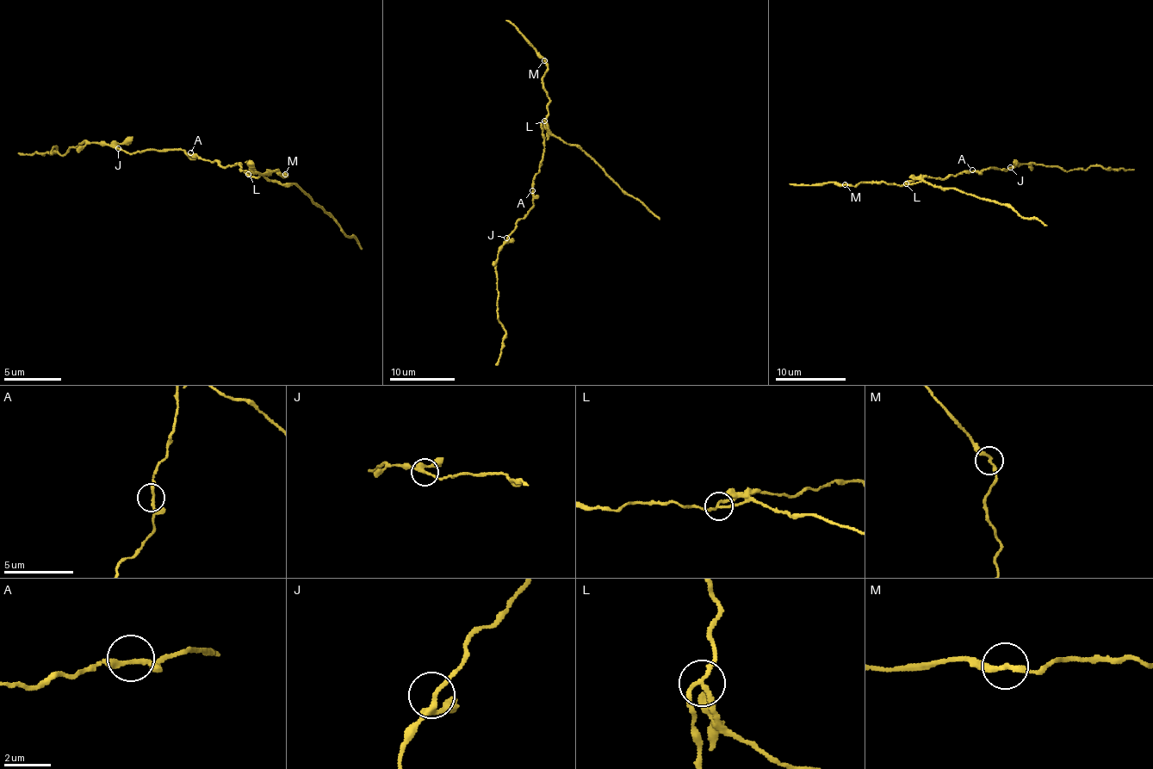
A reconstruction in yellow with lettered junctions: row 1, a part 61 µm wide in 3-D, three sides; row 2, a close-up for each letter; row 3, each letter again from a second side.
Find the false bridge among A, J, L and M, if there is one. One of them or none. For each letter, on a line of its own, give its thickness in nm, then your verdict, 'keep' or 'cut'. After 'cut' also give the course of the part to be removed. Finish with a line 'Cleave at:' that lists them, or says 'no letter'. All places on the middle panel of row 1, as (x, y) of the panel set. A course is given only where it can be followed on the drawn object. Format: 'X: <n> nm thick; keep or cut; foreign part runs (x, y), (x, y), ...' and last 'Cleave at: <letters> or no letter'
A: 180 nm thick; keep
J: 180 nm thick; keep
L: 180 nm thick; cut; foreign part runs (544, 120), (551, 133), (567, 143), (578, 145), (621, 189), (641, 201), (659, 220)
M: 200 nm thick; keep
Cleave at: L

